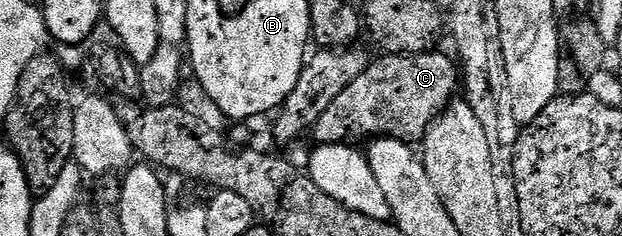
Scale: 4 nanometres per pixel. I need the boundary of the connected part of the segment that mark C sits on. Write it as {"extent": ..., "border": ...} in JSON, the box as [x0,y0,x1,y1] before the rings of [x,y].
{"extent":[310,52,462,145],"border":[[[440,52],[380,55],[377,61],[375,58],[366,71],[362,71],[362,75],[334,99],[322,115],[318,115],[318,123],[314,123],[310,130],[313,142],[316,145],[343,145],[360,143],[356,141],[377,135],[405,143],[415,142],[415,137],[416,140],[423,138],[428,126],[457,96],[462,81],[457,62]]]}

